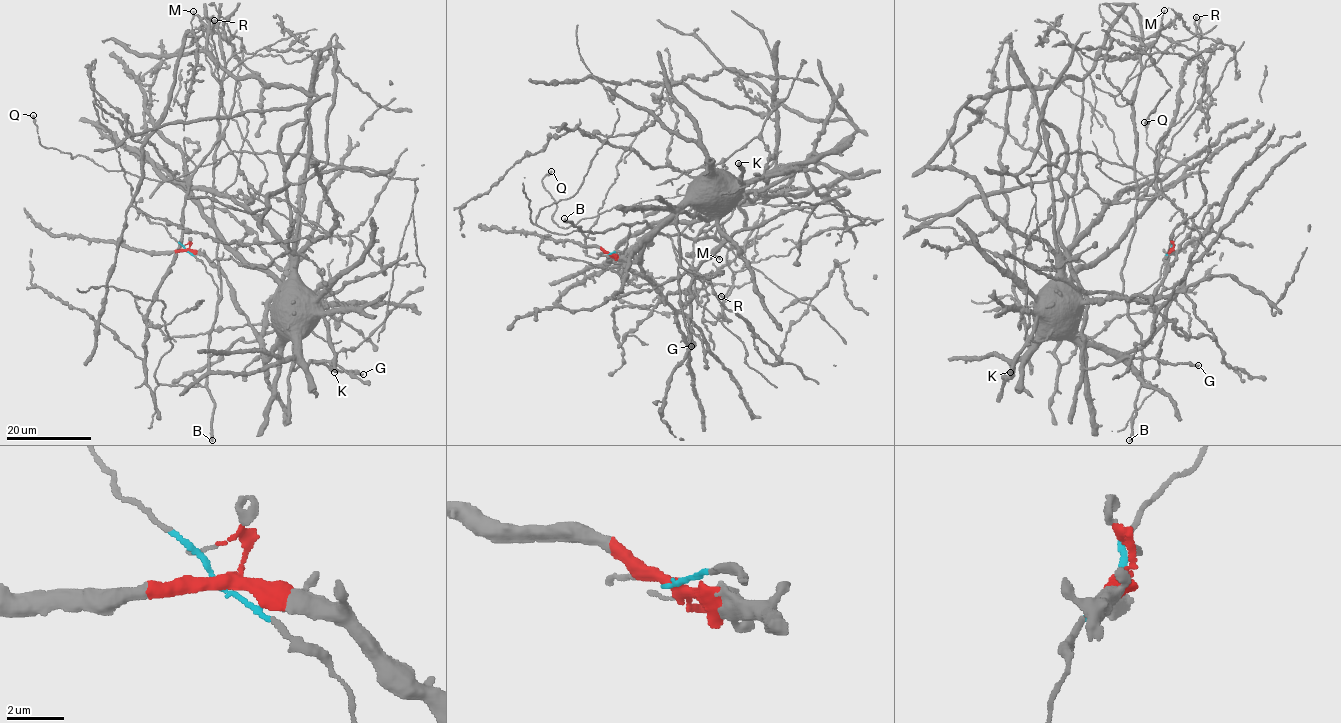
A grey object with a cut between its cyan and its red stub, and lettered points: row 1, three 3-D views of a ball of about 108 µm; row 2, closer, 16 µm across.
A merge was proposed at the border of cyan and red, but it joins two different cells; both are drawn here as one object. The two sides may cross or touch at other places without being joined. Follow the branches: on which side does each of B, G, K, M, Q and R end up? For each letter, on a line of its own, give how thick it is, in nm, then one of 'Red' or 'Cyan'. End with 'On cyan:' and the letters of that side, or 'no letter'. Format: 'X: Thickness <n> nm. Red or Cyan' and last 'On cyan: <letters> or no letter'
B: Thickness 360 nm. Cyan
G: Thickness 280 nm. Red
K: Thickness 480 nm. Red
M: Thickness 140 nm. Cyan
Q: Thickness 220 nm. Cyan
R: Thickness 240 nm. Cyan
On cyan: B, M, Q, R

